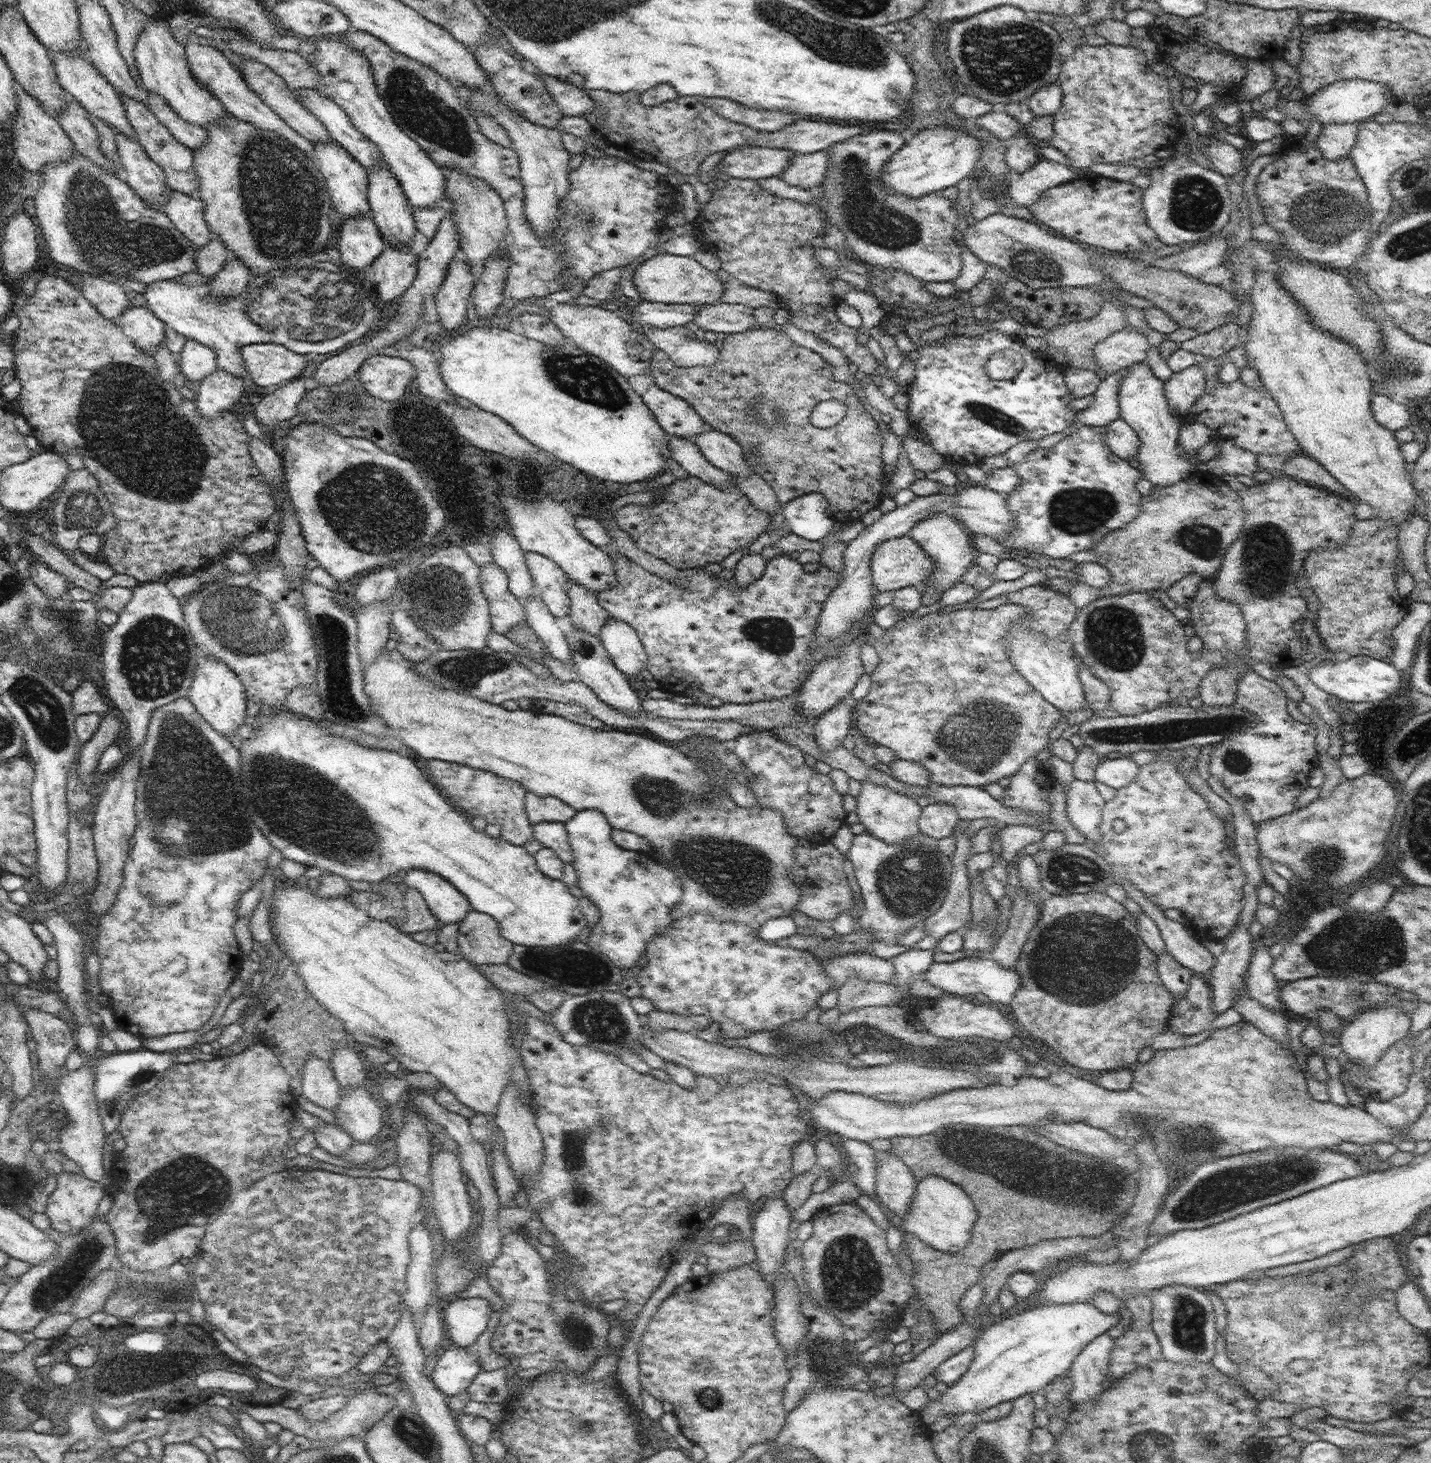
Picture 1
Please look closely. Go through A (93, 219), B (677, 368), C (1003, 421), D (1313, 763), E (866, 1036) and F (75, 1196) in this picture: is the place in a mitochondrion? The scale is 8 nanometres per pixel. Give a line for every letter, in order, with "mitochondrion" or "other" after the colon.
A: mitochondrion
B: other
C: mitochondrion
D: other
E: mitochondrion
F: other

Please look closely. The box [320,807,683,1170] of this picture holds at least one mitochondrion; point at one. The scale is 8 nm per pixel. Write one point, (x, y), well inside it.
(599, 1021)

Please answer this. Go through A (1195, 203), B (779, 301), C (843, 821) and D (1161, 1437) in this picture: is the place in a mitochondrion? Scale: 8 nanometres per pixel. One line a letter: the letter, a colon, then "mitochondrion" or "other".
A: mitochondrion
B: other
C: other
D: mitochondrion

